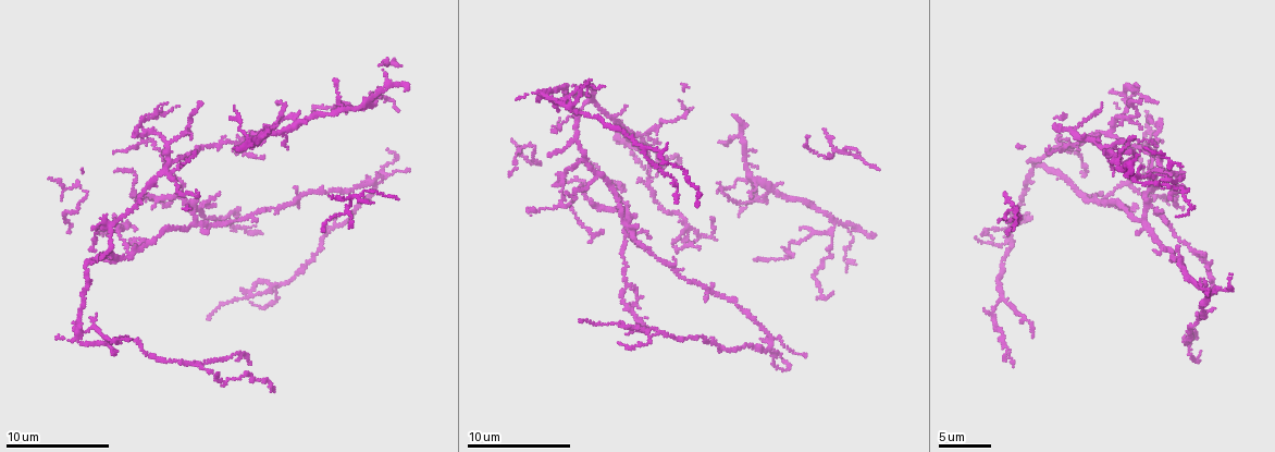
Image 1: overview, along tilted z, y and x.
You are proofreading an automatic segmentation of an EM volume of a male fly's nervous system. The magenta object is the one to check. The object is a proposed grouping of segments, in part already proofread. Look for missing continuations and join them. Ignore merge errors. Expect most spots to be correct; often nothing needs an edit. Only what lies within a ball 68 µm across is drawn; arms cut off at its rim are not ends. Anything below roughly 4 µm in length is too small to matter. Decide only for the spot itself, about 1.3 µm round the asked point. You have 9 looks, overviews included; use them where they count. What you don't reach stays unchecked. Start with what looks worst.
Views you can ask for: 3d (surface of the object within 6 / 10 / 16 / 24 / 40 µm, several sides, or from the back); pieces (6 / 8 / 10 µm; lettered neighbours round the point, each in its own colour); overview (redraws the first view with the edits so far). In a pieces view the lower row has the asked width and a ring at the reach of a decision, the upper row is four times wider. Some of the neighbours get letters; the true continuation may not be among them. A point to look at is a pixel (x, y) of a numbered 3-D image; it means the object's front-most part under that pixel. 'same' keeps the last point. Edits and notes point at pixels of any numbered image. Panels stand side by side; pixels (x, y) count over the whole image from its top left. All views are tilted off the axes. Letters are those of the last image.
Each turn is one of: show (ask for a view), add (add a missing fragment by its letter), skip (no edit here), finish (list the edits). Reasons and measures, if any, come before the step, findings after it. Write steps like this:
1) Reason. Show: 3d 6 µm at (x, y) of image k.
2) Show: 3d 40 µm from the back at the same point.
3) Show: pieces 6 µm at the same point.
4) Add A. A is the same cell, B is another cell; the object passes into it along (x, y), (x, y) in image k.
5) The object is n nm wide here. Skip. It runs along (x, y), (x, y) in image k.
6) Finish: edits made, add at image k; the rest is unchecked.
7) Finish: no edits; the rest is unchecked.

Show: 3d 10 µm at (1099, 195) of image 1.

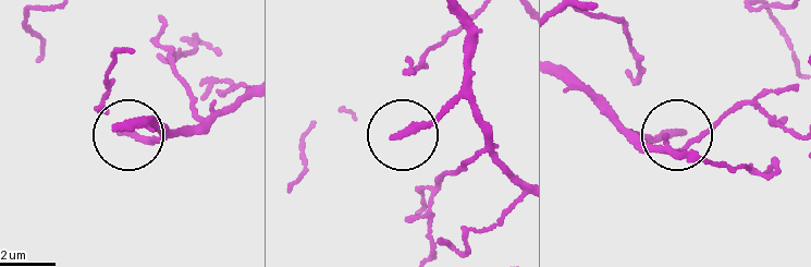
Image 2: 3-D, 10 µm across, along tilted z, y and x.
Show: pieces 10 µm at (681, 131) of image 2.

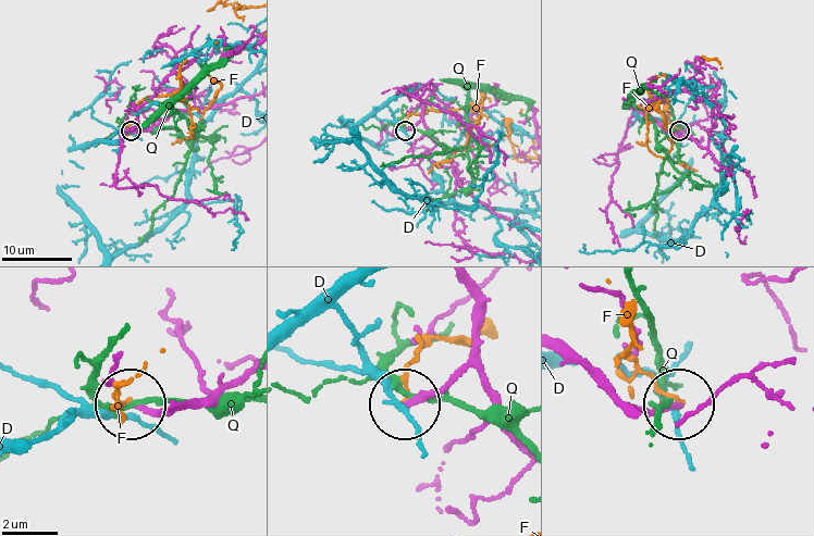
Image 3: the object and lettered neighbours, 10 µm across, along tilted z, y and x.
Skip. D, F and Q are other cells; no lettered fragment goes on from it.

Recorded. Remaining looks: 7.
Branch stops here. Show: 3d 10 µm at (129, 242) of image 1.

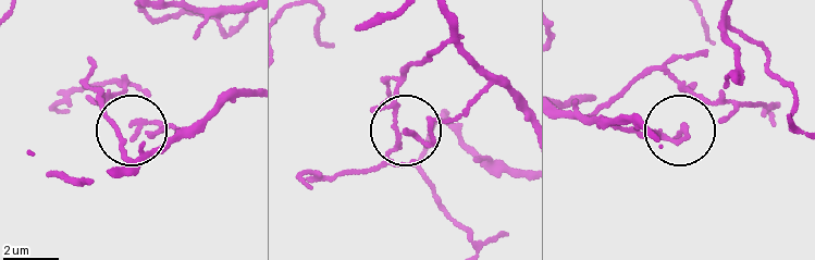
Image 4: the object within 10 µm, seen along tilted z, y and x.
Show: pieces 8 µm at (132, 135) of image 4.

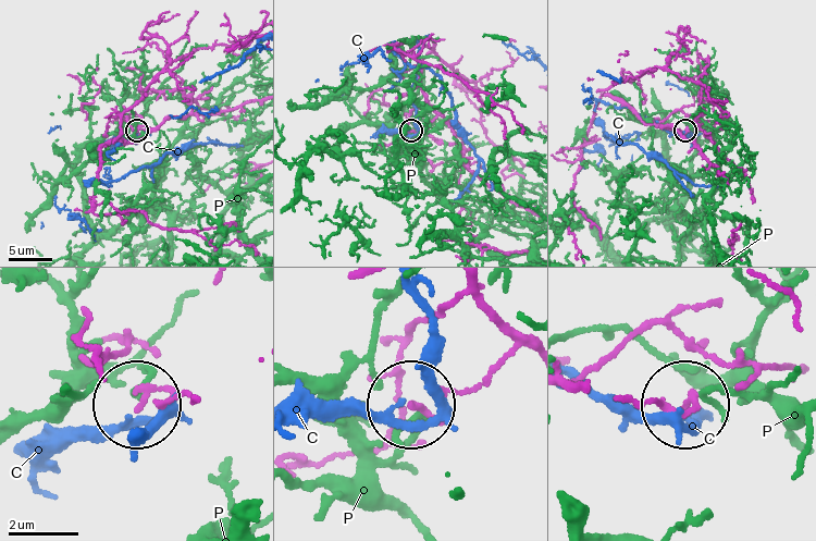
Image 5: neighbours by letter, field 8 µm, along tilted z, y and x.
The object is 150 nm wide here. Skip. C and P are other cells; it runs along (638, 398), (688, 405) in image 5; no lettered fragment goes on from it.

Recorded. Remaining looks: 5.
Branch stops here. Show: pieces 10 µm at (1169, 204) of image 1.

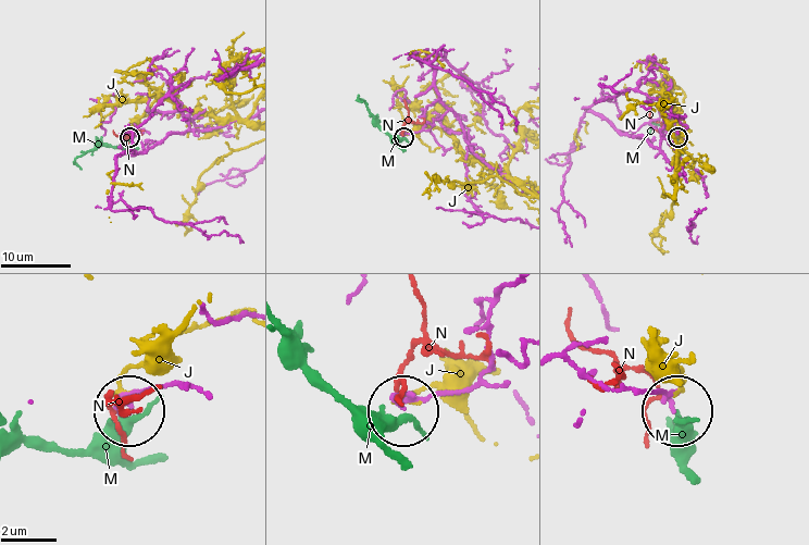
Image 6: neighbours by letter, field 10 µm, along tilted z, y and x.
Skip. J, M and N are other cells; no lettered fragment goes on from it.

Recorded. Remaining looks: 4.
Tapers out. Show: pieces 8 µm at (696, 207) of image 1.

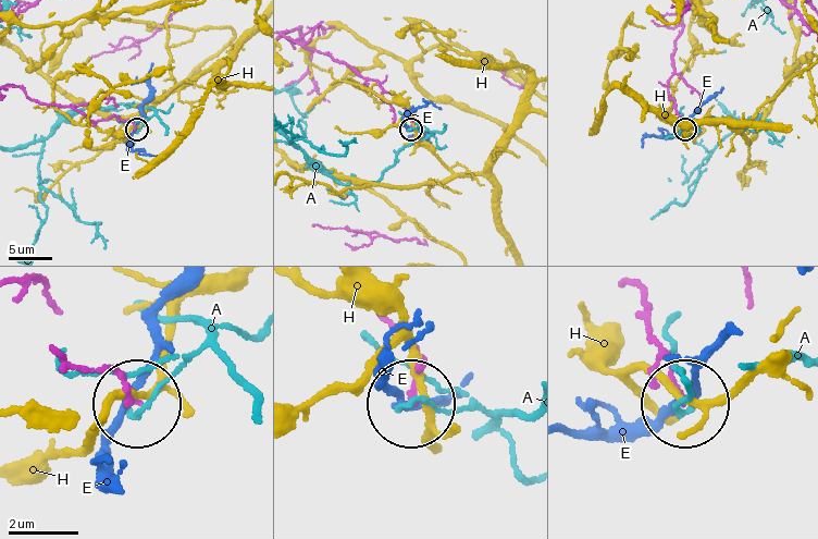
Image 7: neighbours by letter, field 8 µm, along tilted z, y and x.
The object is 120 nm wide here. Skip. A, E and H are other cells; it runs along (639, 291), (680, 403) in image 7; no lettered fragment goes on from it.

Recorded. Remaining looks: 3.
Finish: no edits; the rest is unchecked.

